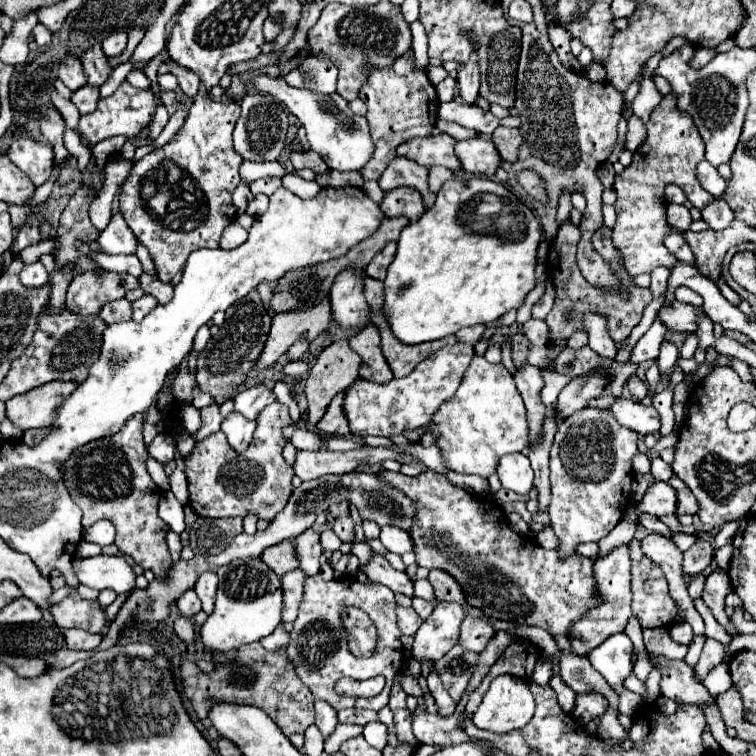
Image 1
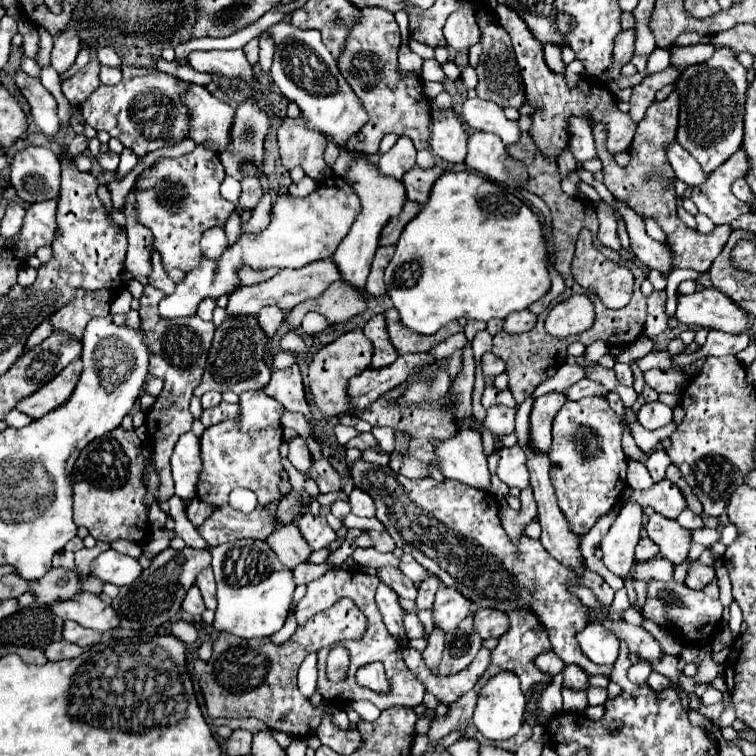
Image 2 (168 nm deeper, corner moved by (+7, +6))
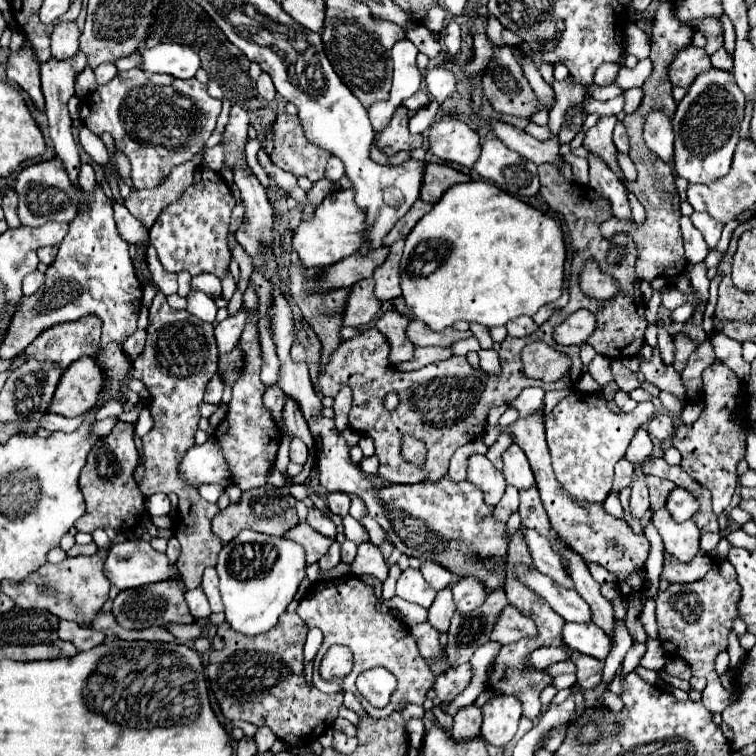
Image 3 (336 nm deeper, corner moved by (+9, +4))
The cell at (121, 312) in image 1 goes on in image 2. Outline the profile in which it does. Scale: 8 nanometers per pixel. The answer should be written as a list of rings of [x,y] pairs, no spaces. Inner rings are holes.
[[[133,309],[125,315],[117,315],[113,321],[115,321],[115,325],[125,325],[125,327],[133,327],[133,329],[139,329],[139,325],[141,325],[139,313],[133,311]]]

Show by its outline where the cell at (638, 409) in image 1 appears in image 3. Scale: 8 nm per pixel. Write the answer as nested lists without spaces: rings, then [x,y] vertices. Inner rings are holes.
[[[655,413],[655,417],[647,423],[647,431],[655,439],[669,439],[675,433],[673,419],[665,413]]]

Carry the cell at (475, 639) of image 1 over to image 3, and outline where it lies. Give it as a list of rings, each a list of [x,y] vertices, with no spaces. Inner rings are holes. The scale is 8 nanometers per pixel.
[[[505,607],[501,615],[497,617],[497,623],[491,631],[491,641],[507,645],[507,643],[519,641],[523,637],[533,637],[533,635],[537,635],[535,623],[523,613],[519,613],[515,607]]]

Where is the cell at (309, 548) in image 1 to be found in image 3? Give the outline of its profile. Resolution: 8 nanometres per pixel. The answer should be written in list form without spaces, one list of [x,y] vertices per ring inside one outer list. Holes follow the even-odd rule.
[[[311,507],[309,509],[309,515],[307,515],[307,523],[317,531],[317,533],[321,533],[321,535],[325,535],[325,537],[329,537],[329,539],[335,539],[335,525],[333,525],[333,521],[323,513],[323,511],[319,511],[317,507]]]

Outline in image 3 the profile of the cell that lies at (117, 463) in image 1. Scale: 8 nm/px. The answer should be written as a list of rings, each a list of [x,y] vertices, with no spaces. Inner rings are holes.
[[[117,423],[113,431],[99,439],[89,457],[85,467],[79,475],[79,489],[85,497],[87,511],[85,515],[75,523],[77,531],[93,533],[95,529],[123,529],[131,531],[139,525],[141,515],[145,511],[145,497],[141,495],[141,489],[137,487],[133,479],[133,471],[137,467],[137,449],[133,443],[133,429],[131,423]]]

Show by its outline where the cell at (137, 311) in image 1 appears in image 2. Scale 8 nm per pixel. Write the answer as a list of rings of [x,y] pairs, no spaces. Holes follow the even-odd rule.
[[[147,285],[141,297],[139,315],[141,315],[141,329],[145,333],[143,343],[149,347],[149,375],[163,379],[163,389],[157,395],[157,401],[153,403],[147,415],[147,429],[153,445],[153,467],[159,475],[159,487],[155,497],[169,499],[173,497],[169,459],[179,435],[185,431],[191,431],[193,415],[189,411],[189,401],[193,397],[193,389],[201,383],[201,377],[205,373],[207,353],[211,349],[215,327],[211,321],[203,321],[197,315],[193,315],[191,319],[163,319],[157,309],[163,297],[165,295],[159,289]]]

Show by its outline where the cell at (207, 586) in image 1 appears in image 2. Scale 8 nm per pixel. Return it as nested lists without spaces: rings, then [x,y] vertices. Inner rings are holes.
[[[207,567],[199,573],[195,585],[201,589],[201,595],[205,599],[205,607],[207,609],[215,609],[217,607],[217,597],[215,597],[215,579],[213,579],[213,569]]]

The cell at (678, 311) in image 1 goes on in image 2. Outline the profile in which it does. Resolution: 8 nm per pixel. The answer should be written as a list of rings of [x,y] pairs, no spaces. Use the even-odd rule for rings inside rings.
[[[705,287],[693,295],[681,295],[677,303],[677,319],[685,325],[719,329],[731,335],[741,335],[751,329],[747,313],[715,287]]]

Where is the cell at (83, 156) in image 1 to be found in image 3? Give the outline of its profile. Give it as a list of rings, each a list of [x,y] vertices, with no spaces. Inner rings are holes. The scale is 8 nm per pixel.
[[[85,163],[85,165],[81,167],[81,187],[87,189],[87,191],[91,191],[93,185],[95,185],[95,173],[93,173],[93,167],[91,167],[89,163]]]

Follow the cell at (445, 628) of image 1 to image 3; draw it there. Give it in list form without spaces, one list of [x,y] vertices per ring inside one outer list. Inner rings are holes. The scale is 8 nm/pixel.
[[[465,577],[459,583],[451,587],[453,591],[453,603],[459,613],[469,613],[475,611],[487,597],[485,587],[475,579],[475,577]]]

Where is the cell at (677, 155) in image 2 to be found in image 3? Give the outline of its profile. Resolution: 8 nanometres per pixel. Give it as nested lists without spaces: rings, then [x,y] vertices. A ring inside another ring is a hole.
[[[653,111],[645,121],[645,143],[667,165],[673,163],[673,127],[661,111]]]

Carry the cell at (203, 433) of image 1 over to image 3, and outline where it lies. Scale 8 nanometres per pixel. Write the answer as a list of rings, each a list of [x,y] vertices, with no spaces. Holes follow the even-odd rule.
[[[213,375],[213,379],[207,383],[207,389],[205,389],[205,403],[219,405],[221,403],[221,393],[223,393],[223,383],[217,375]]]

